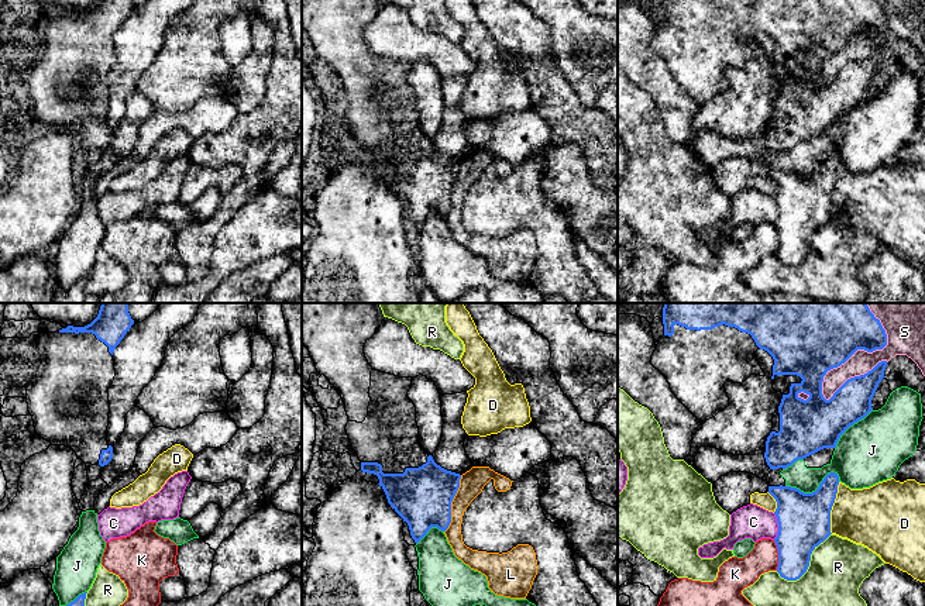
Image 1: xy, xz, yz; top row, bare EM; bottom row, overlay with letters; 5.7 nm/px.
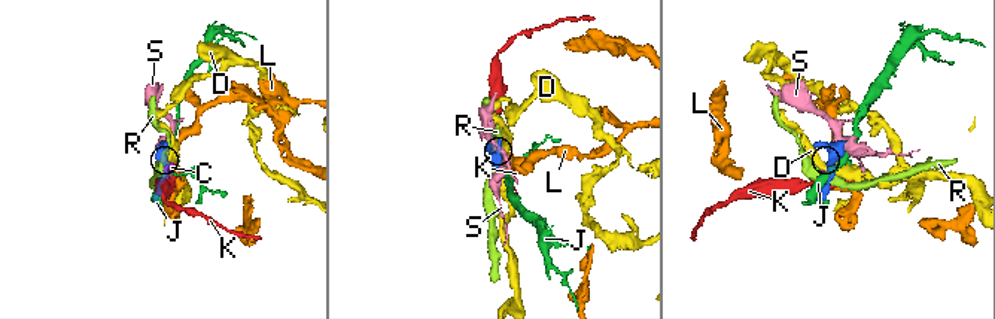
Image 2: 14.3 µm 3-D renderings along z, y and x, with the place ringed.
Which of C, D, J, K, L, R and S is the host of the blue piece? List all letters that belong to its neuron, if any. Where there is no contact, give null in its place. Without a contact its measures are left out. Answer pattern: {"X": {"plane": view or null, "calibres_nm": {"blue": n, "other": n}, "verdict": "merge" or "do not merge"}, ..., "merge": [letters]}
{"C": {"plane": "yz", "calibres_nm": {"blue": 300, "other": 190}, "verdict": "do not merge"}, "D": {"plane": "yz", "calibres_nm": {"blue": 300, "other": 340}, "verdict": "do not merge"}, "J": {"plane": "yz", "calibres_nm": {"blue": 300, "other": 190}, "verdict": "do not merge"}, "K": {"plane": "yz", "calibres_nm": {"blue": 300, "other": 180}, "verdict": "do not merge"}, "L": {"plane": "xz", "calibres_nm": {"blue": 340, "other": 140}, "verdict": "do not merge"}, "R": {"plane": "yz", "calibres_nm": {"blue": 300, "other": 320}, "verdict": "do not merge"}, "S": {"plane": "yz", "calibres_nm": {"blue": 340, "other": 140}, "verdict": "do not merge"}, "merge": []}

